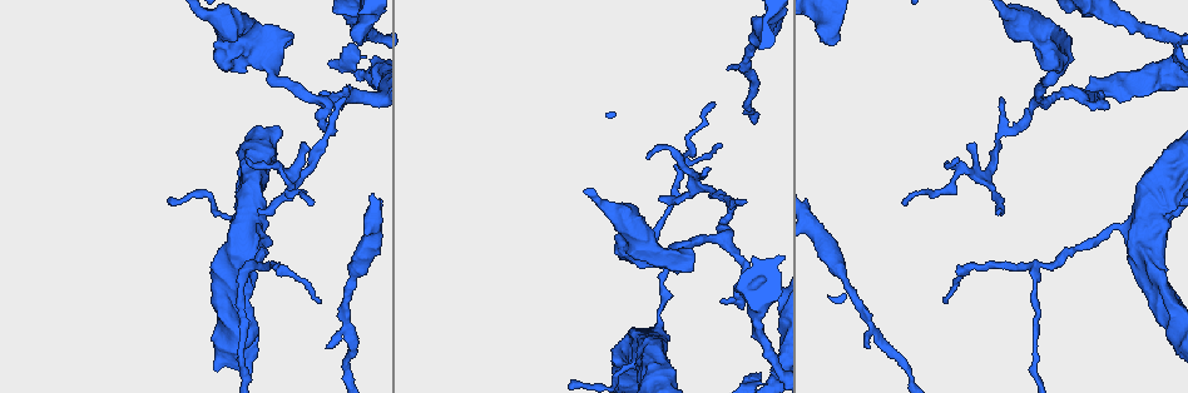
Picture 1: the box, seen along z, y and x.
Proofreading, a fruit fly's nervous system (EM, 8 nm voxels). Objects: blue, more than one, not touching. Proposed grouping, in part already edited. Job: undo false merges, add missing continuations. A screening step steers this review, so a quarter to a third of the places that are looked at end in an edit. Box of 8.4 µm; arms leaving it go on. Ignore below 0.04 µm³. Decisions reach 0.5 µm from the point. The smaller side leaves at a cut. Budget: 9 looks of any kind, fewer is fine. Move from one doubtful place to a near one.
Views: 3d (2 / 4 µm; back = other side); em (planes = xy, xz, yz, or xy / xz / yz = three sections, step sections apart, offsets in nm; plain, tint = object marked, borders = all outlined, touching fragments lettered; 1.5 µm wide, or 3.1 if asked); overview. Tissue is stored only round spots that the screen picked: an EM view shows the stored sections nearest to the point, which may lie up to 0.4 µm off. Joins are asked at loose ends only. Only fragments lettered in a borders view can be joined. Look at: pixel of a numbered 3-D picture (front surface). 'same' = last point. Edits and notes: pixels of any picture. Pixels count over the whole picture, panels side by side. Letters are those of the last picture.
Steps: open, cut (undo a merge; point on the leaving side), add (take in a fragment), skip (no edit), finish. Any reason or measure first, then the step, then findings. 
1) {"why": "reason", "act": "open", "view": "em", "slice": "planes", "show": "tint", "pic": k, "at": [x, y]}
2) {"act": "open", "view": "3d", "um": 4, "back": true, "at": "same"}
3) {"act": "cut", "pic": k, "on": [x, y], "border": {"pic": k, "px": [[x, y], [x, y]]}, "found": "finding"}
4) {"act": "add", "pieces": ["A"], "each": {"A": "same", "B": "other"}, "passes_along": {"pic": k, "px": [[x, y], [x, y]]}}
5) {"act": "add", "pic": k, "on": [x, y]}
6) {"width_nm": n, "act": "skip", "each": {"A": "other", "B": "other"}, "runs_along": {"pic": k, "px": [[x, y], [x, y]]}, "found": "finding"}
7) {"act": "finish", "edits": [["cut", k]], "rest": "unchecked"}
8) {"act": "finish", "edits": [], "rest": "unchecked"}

{"why": "abrupt turn", "act": "open", "view": "em", "slice": "xz", "step": 4, "show": "tint", "pic": 1, "at": [728, 204]}

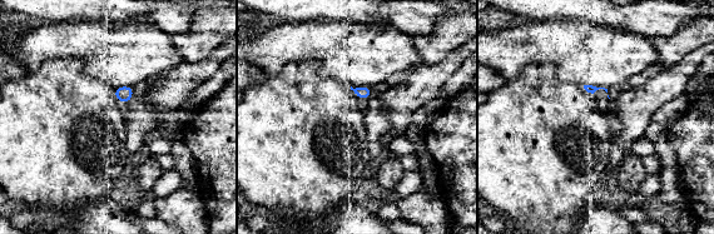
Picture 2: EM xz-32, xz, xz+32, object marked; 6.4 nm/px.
{"act": "open", "view": "em", "slice": "planes", "show": "tint", "at": "same"}

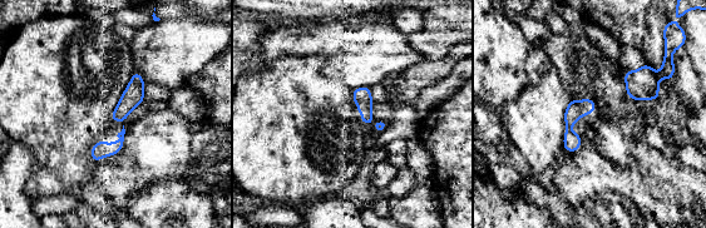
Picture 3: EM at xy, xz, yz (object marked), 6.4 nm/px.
{"why": "what lies round it", "act": "open", "view": "em", "slice": "planes", "show": "borders", "at": "same"}

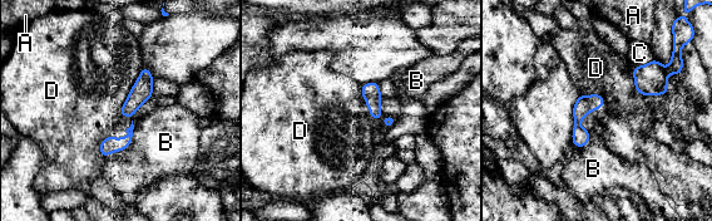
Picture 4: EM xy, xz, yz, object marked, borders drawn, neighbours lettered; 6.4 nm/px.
{"act": "skip", "each": {"A": "other", "B": "other", "C": "other", "D": "other"}, "found": "continuous, no second neuron"}

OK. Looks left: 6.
{"why": "free end", "act": "open", "view": "em", "slice": "planes", "show": "borders", "pic": 1, "at": [360, 41]}

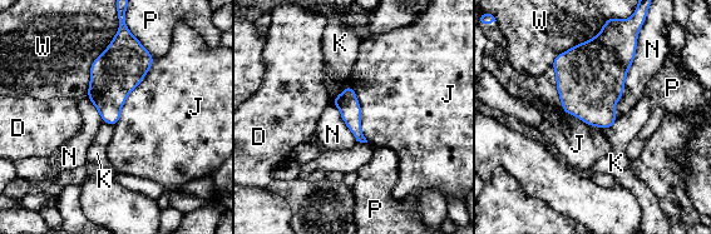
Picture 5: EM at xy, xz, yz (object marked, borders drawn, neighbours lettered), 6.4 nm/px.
{"act": "skip", "each": {"D": "other", "J": "other", "K": "other", "N": "other", "P": "other", "W": "other"}, "border": {"pic": 5, "px": [[154, 59], [113, 125]]}, "found": "none of them fits"}

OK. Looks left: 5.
{"why": "an open end", "act": "open", "view": "em", "slice": "xz", "step": 4, "show": "borders", "pic": 1, "at": [957, 158]}

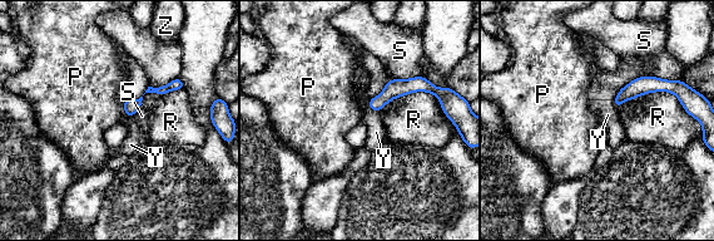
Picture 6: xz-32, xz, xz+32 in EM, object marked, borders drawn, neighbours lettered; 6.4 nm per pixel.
{"why": "cut it another way", "act": "open", "view": "em", "slice": "planes", "show": "borders", "at": "same"}

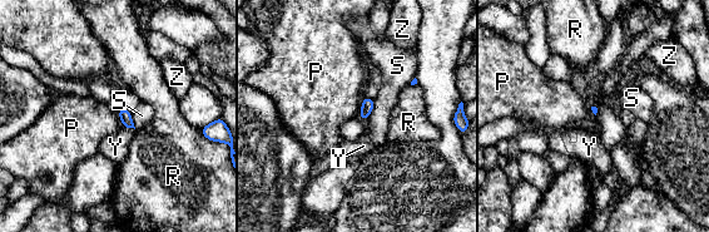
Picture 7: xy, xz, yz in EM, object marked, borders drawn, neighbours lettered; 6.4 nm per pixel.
{"act": "skip", "each": {"P": "other", "R": "other", "S": "other", "Y": "other", "Z": "other"}, "border": {"pic": 7, "px": [[363, 97], [361, 112], [357, 116]]}, "found": "none of them fits"}

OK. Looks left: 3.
{"why": "thick turns thin", "act": "open", "view": "em", "slice": "planes", "show": "borders", "pic": 1, "at": [839, 272]}

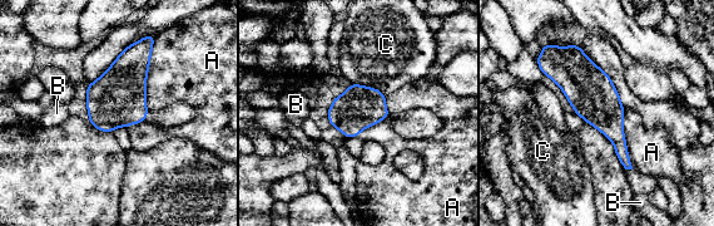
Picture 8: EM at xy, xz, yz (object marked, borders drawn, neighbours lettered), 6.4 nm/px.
{"act": "skip", "each": {"A": "other", "B": "other", "C": "other"}, "border": {"pic": 8, "px": [[155, 37], [147, 75], [148, 109]]}, "found": "continuous, no second neuron"}

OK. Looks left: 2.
{"act": "finish", "edits": [], "rest": "unchecked"}

